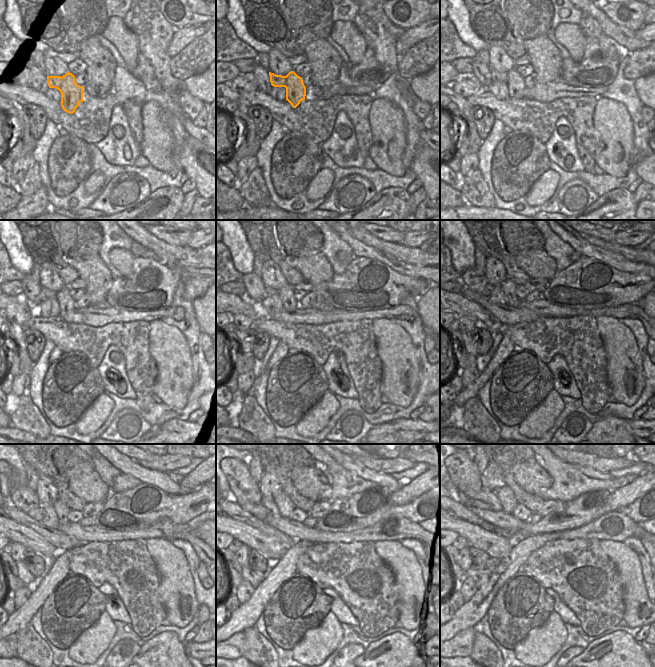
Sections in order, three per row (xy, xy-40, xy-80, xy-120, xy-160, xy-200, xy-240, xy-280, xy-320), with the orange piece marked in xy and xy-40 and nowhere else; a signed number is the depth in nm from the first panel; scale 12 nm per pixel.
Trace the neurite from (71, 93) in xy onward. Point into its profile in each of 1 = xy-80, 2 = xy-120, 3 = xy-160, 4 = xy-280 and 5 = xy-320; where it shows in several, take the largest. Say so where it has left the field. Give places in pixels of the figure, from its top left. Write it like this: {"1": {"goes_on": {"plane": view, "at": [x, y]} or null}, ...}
{"1": {"goes_on": {"plane": "xy-80", "at": [515, 82]}}, "2": {"goes_on": {"plane": "xy-120", "at": [66, 304]}}, "3": {"goes_on": {"plane": "xy-160", "at": [290, 303]}}, "4": {"goes_on": {"plane": "xy-280", "at": [285, 506]}}, "5": {"goes_on": {"plane": "xy-320", "at": [505, 495]}}}

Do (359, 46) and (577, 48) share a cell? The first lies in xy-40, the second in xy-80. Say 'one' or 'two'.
one

